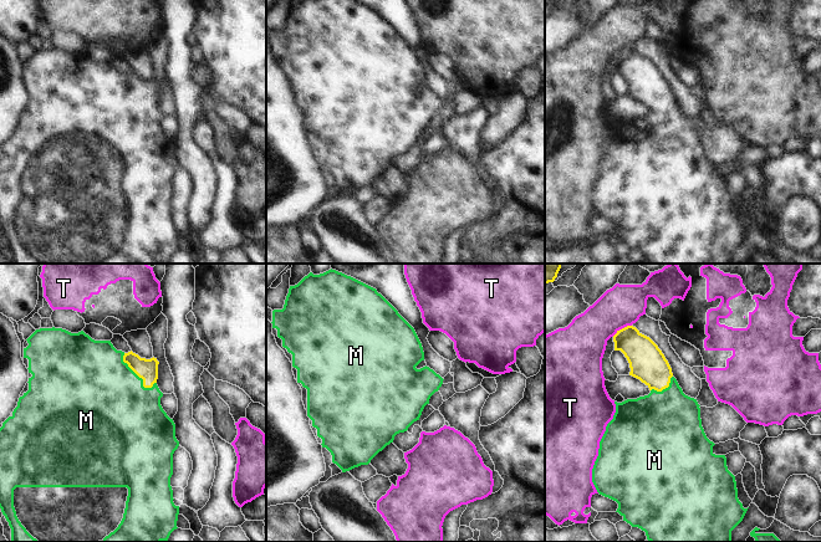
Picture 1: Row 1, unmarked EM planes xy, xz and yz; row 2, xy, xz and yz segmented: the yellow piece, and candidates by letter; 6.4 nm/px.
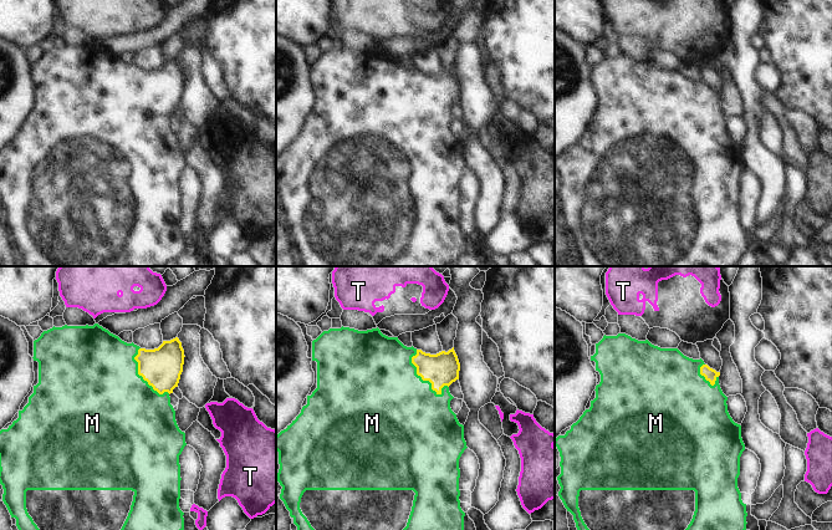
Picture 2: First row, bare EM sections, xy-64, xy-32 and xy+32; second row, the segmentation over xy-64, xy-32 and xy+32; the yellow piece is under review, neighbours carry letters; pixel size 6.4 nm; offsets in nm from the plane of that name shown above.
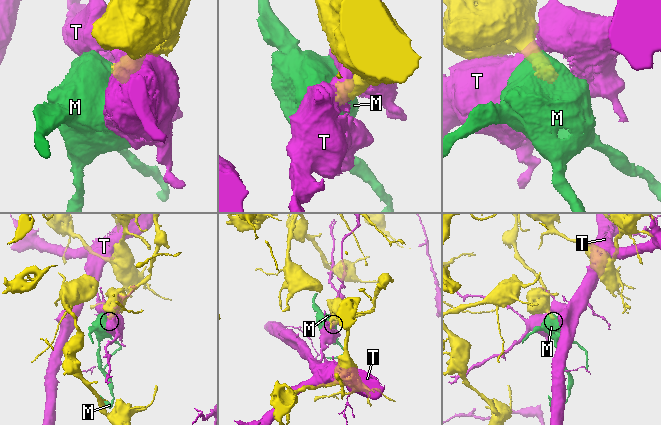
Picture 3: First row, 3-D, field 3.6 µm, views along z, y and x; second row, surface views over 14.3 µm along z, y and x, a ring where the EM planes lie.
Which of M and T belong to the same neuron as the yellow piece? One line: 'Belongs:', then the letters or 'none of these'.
Belongs: M.

